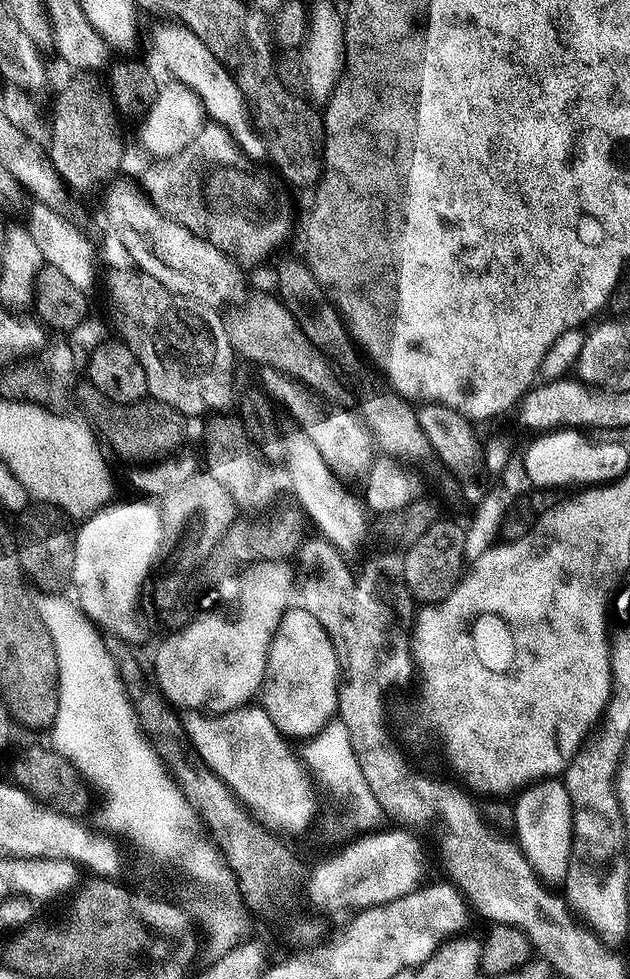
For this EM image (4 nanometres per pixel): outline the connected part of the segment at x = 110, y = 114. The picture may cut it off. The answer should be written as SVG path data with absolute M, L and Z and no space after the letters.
M80 74L77 80L72 80L64 88L60 96L60 105L56 108L56 133L50 143L52 165L64 179L65 184L73 193L88 192L98 184L111 181L120 159L124 156L124 140L120 137L120 128L116 125L118 109L112 101L112 93L106 87L105 81L100 81L96 74Z

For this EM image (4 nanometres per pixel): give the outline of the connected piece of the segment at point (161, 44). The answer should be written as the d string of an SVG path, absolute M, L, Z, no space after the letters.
M178 26L164 29L156 38L156 46L167 70L173 75L171 77L177 83L194 89L203 102L207 117L213 123L216 123L220 116L224 116L224 123L230 118L236 126L251 124L244 95L231 72L190 28Z

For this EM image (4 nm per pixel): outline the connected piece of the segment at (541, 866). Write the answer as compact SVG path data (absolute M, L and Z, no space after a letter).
M545 778L529 784L519 793L518 799L520 801L516 800L514 804L516 809L514 832L520 835L518 843L521 852L545 885L563 885L572 853L572 807L563 783L556 778Z

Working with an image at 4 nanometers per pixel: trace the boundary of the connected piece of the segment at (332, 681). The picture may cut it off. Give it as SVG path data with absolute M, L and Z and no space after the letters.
M293 606L285 612L278 622L274 638L270 642L270 650L266 658L266 674L258 693L259 707L274 722L274 726L285 738L300 736L307 738L315 732L321 732L329 720L337 715L337 702L339 686L339 664L335 657L334 646L326 630L319 625L318 619L307 612L304 607Z

